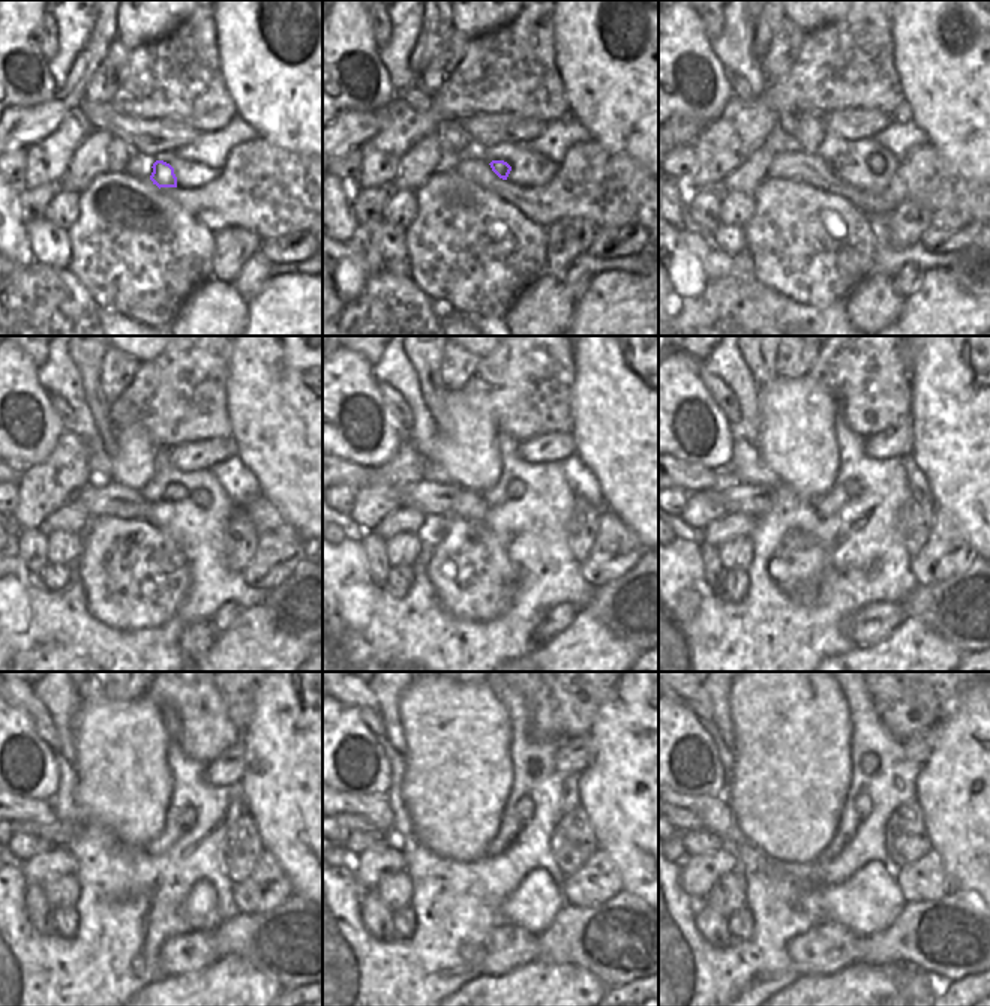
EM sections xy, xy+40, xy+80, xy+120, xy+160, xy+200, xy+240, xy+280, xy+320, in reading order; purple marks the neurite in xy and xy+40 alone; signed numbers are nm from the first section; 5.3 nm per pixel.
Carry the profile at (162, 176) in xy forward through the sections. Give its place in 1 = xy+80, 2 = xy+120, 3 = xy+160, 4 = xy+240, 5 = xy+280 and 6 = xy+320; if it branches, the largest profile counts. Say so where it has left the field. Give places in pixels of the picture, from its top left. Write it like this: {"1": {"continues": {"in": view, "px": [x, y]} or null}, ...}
{"1": {"continues": {"in": "xy+80", "px": [842, 161]}}, "2": {"continues": {"in": "xy+120", "px": [174, 492]}}, "3": {"continues": {"in": "xy+160", "px": [515, 488]}}, "4": {"continues": {"in": "xy+240", "px": [188, 814]}}, "5": {"continues": {"in": "xy+280", "px": [525, 808]}}, "6": {"continues": {"in": "xy+320", "px": [863, 804]}}}

